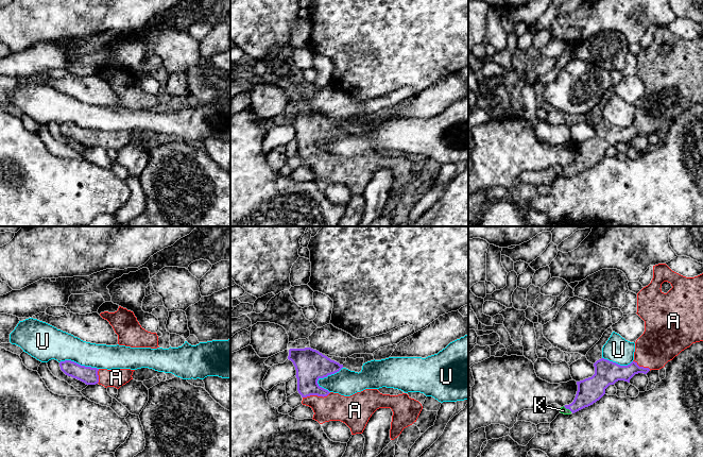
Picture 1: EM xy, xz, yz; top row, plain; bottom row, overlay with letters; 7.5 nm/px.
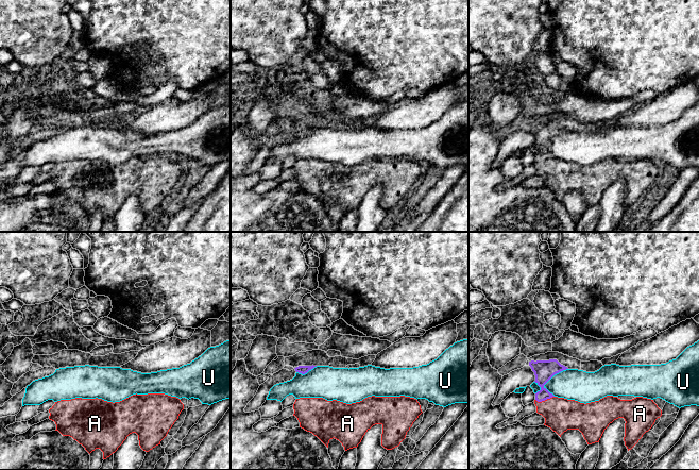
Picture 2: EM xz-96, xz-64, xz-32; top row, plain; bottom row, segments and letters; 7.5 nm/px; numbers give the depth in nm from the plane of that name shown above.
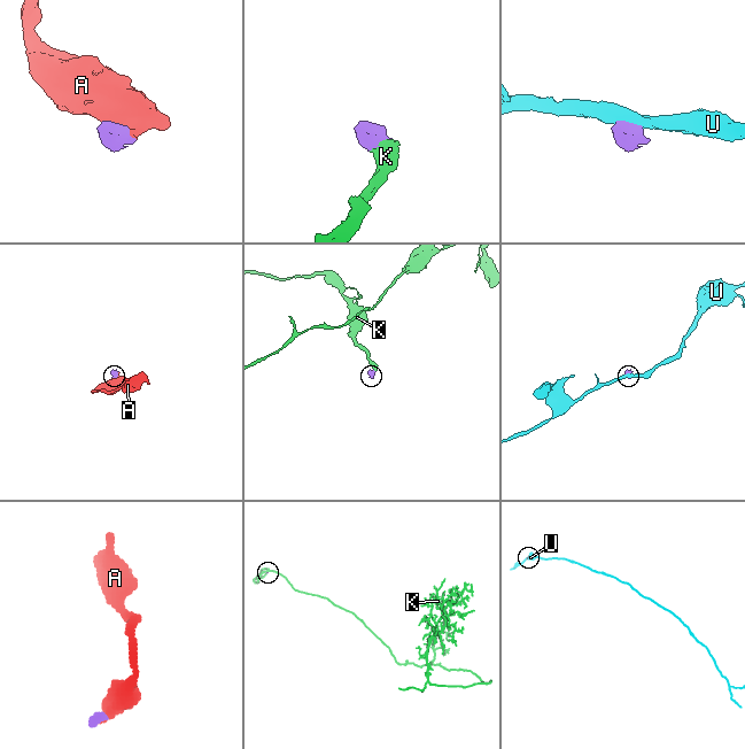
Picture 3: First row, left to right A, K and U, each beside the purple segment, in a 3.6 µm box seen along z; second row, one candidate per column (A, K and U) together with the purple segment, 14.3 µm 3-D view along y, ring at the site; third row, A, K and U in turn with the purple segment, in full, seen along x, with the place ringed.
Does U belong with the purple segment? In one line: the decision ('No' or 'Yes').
No

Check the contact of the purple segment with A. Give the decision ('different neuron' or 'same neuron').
same neuron

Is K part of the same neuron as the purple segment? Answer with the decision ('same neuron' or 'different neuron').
same neuron

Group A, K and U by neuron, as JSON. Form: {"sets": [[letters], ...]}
{"sets": [["A", "K"], ["U"]]}

